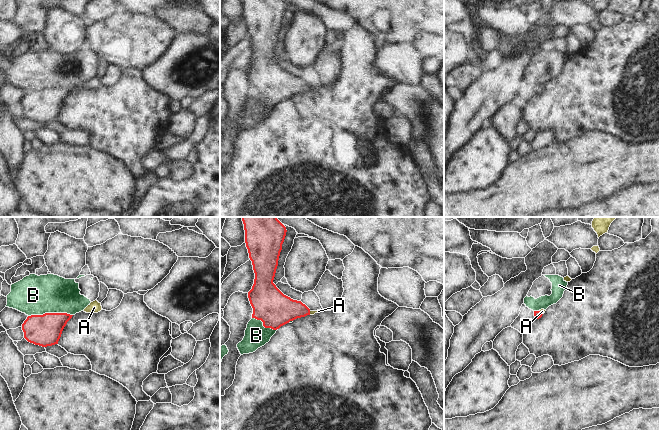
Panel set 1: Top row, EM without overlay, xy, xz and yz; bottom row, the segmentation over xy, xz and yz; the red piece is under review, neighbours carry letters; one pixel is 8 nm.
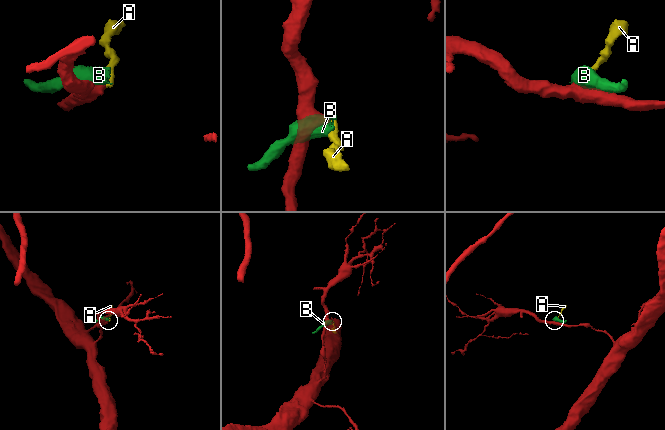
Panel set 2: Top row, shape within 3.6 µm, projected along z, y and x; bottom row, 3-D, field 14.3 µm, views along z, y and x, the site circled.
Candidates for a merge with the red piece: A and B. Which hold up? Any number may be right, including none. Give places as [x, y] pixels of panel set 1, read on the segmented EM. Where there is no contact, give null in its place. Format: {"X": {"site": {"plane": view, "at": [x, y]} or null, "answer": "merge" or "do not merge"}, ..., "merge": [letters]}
{"A": {"site": {"plane": "xz", "at": [309, 313]}, "answer": "merge"}, "B": {"site": {"plane": "xy", "at": [50, 313]}, "answer": "do not merge"}, "merge": ["A"]}

